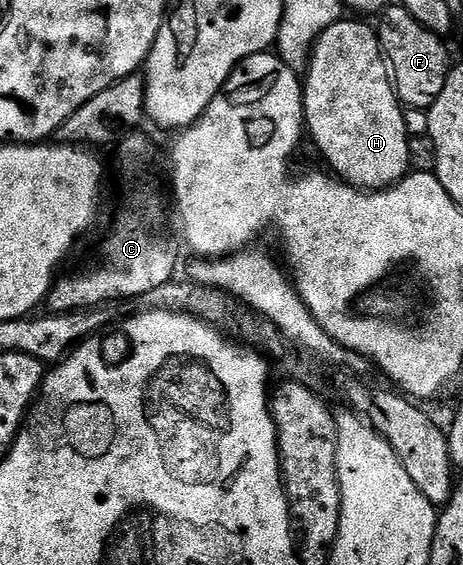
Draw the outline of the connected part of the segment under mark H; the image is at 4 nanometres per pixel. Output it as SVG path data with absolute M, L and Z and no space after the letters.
M344 18L338 20L333 26L329 26L323 33L315 40L315 46L311 49L309 63L305 69L305 79L302 81L303 86L303 118L305 121L306 131L309 133L309 140L319 147L321 155L327 159L326 167L338 179L364 190L382 190L391 187L393 184L398 184L404 176L412 171L411 165L411 144L407 141L407 120L403 117L405 113L404 105L399 103L399 98L395 94L395 85L389 79L389 69L387 61L383 52L379 49L379 38L374 27L371 28L367 24L362 24L359 20L350 20Z

